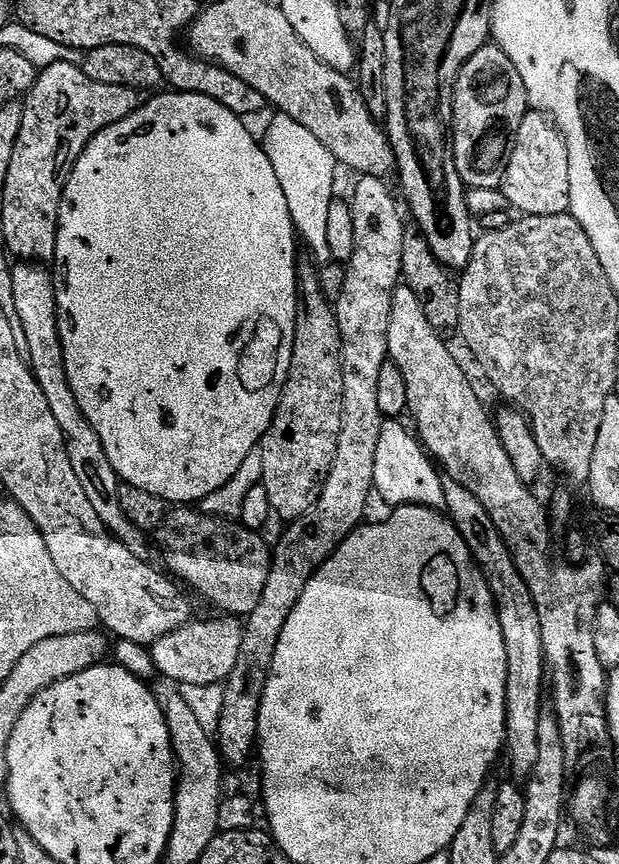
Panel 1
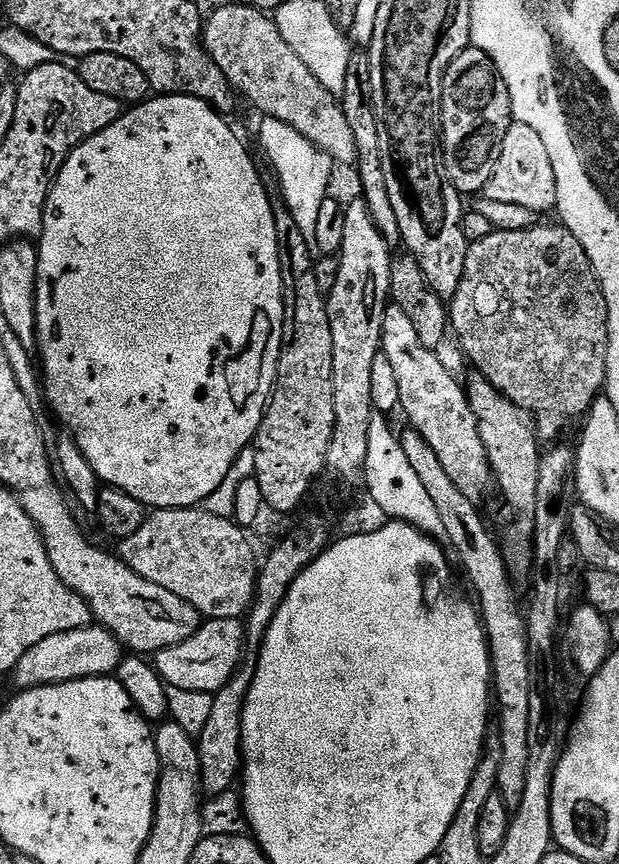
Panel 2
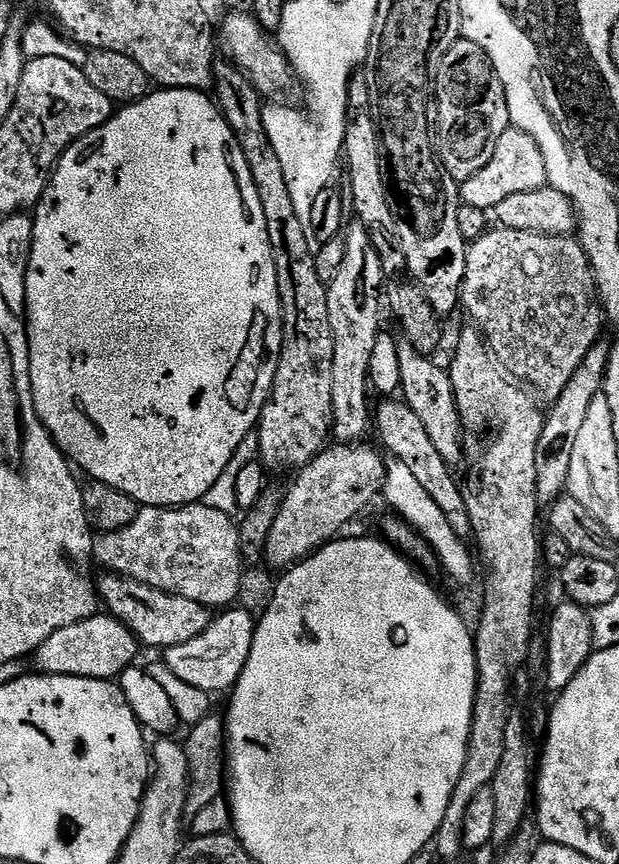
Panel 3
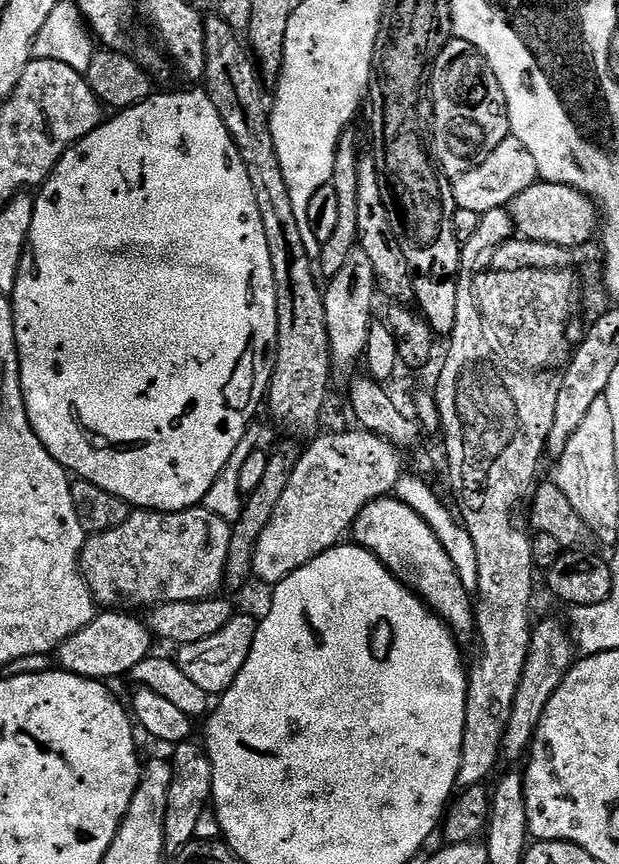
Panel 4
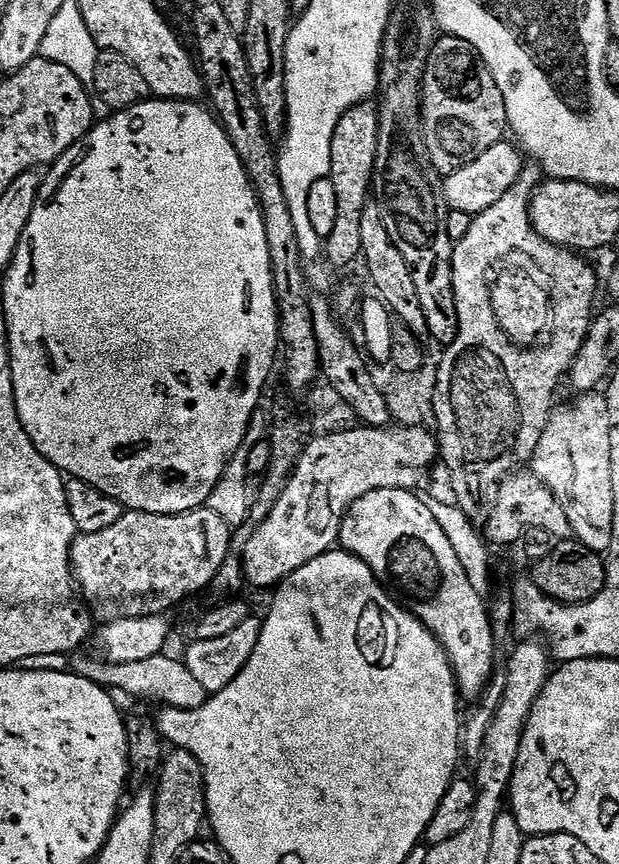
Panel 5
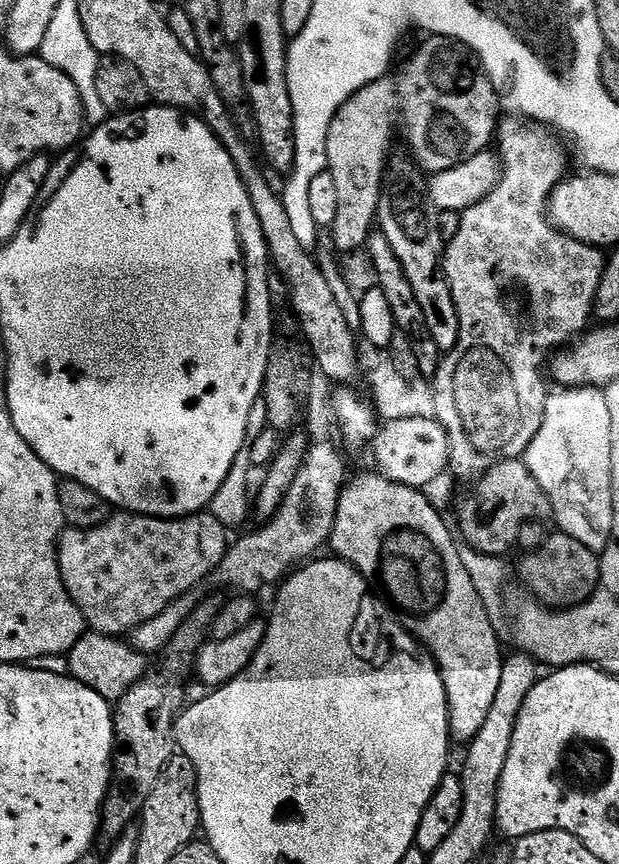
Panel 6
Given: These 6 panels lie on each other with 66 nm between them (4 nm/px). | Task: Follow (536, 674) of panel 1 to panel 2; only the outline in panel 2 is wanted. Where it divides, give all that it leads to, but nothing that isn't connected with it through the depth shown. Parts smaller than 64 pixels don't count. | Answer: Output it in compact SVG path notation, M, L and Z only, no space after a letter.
M414 430L399 433L402 450L406 450L406 458L410 466L418 473L422 486L430 493L434 507L442 518L444 536L452 543L460 558L460 564L472 583L471 591L480 595L478 611L484 622L484 630L488 634L488 652L492 656L492 686L494 689L495 707L500 707L500 729L498 735L502 742L502 762L498 762L498 795L506 802L509 810L515 810L522 802L522 794L526 791L526 770L530 763L530 670L531 656L528 654L528 621L522 600L516 597L514 578L508 572L508 564L504 561L501 545L496 544L490 529L484 525L480 517L477 501L466 498L458 486L446 474L442 462L438 462L438 454L430 450L426 438Z

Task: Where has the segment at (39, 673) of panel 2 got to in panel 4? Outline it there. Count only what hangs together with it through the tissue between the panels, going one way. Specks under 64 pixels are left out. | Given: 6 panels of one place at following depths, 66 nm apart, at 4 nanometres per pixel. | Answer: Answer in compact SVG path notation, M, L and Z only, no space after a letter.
M104 610L92 619L78 634L64 641L58 649L60 656L59 667L65 672L72 672L76 676L85 676L88 680L99 680L101 682L112 682L115 676L127 677L150 655L153 655L154 637L152 629L148 627L143 619L135 620L120 610Z

